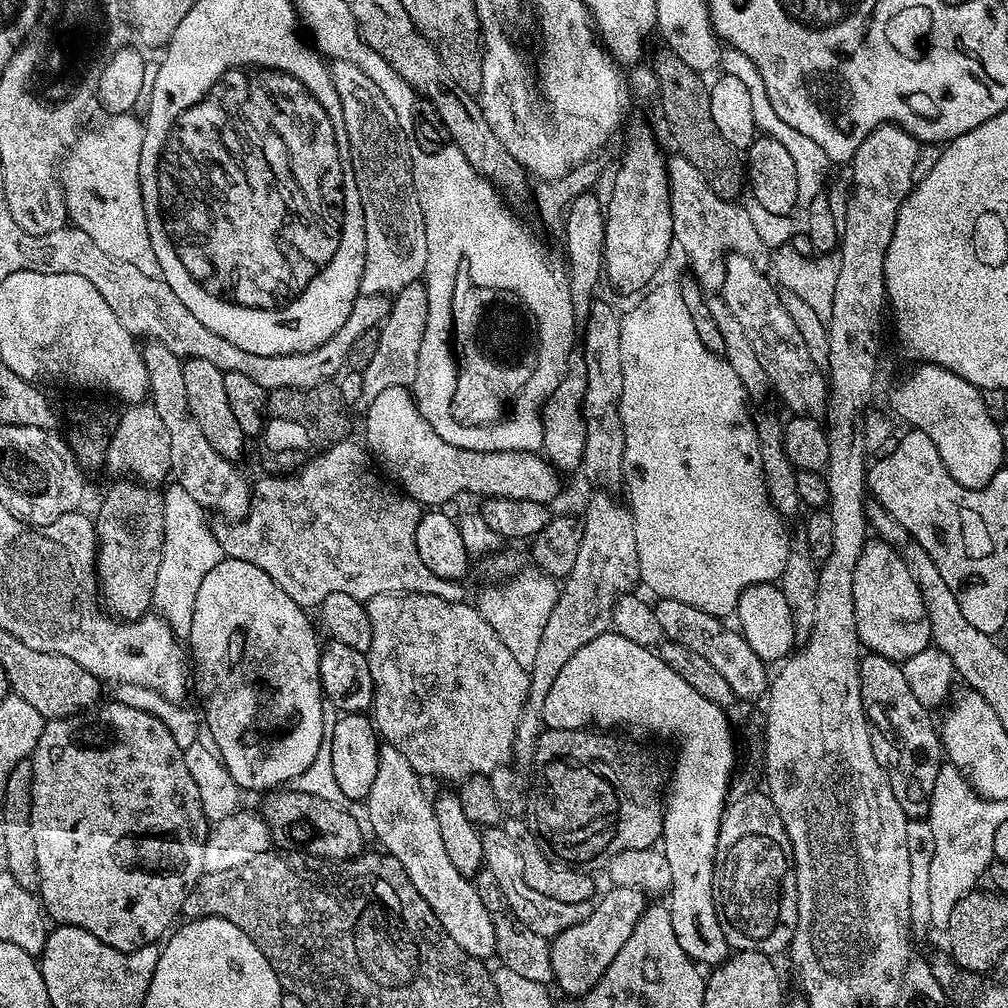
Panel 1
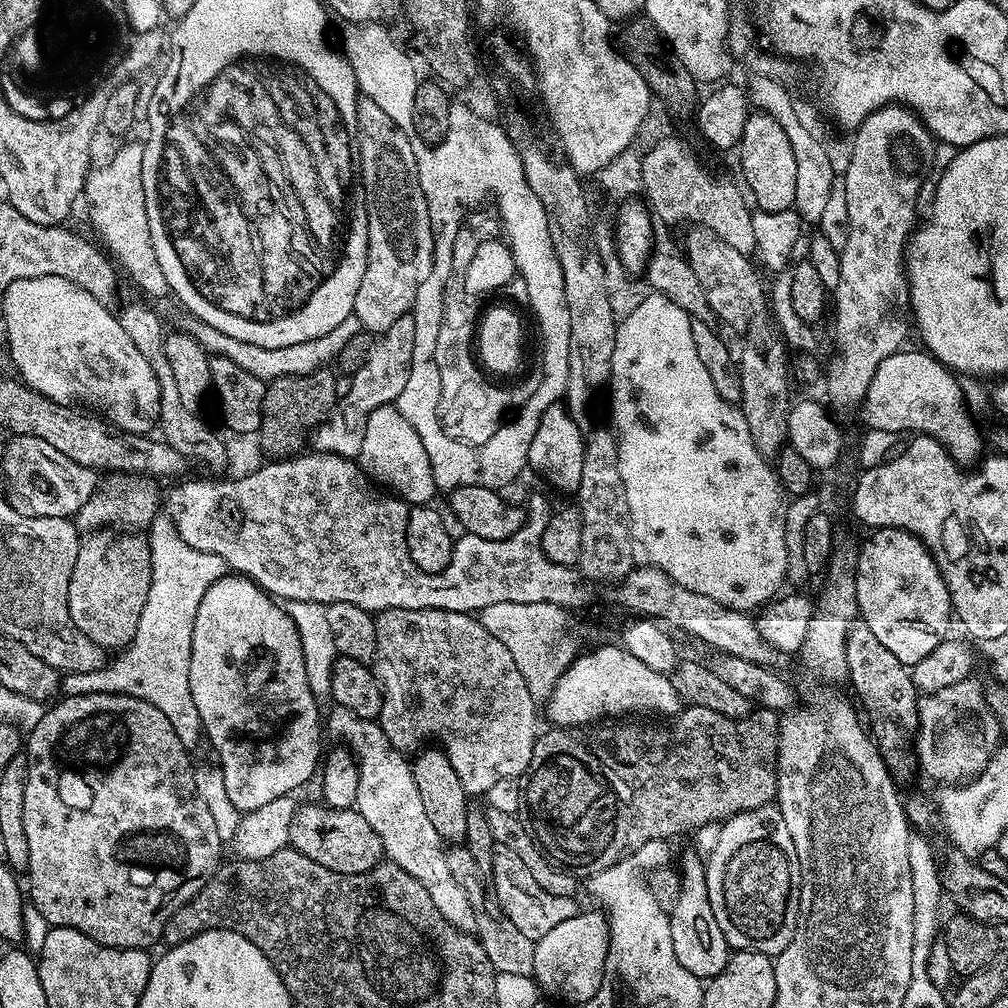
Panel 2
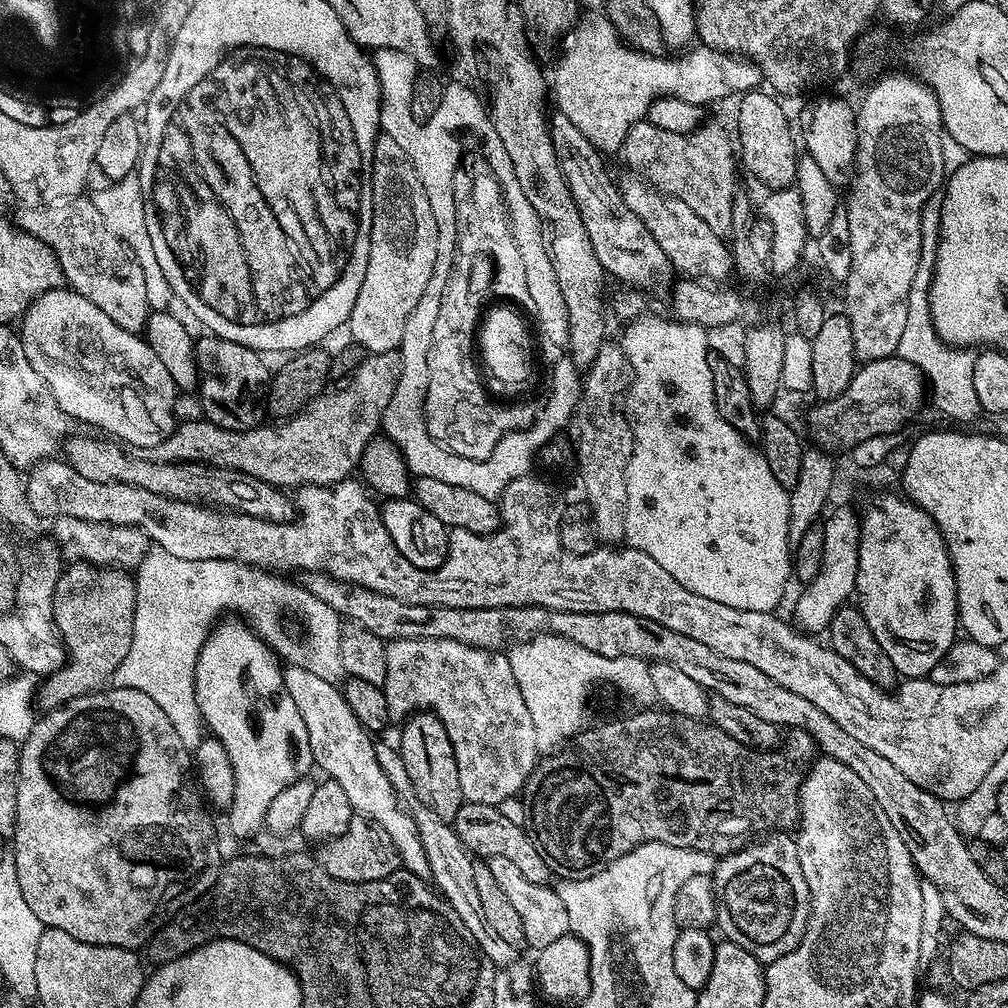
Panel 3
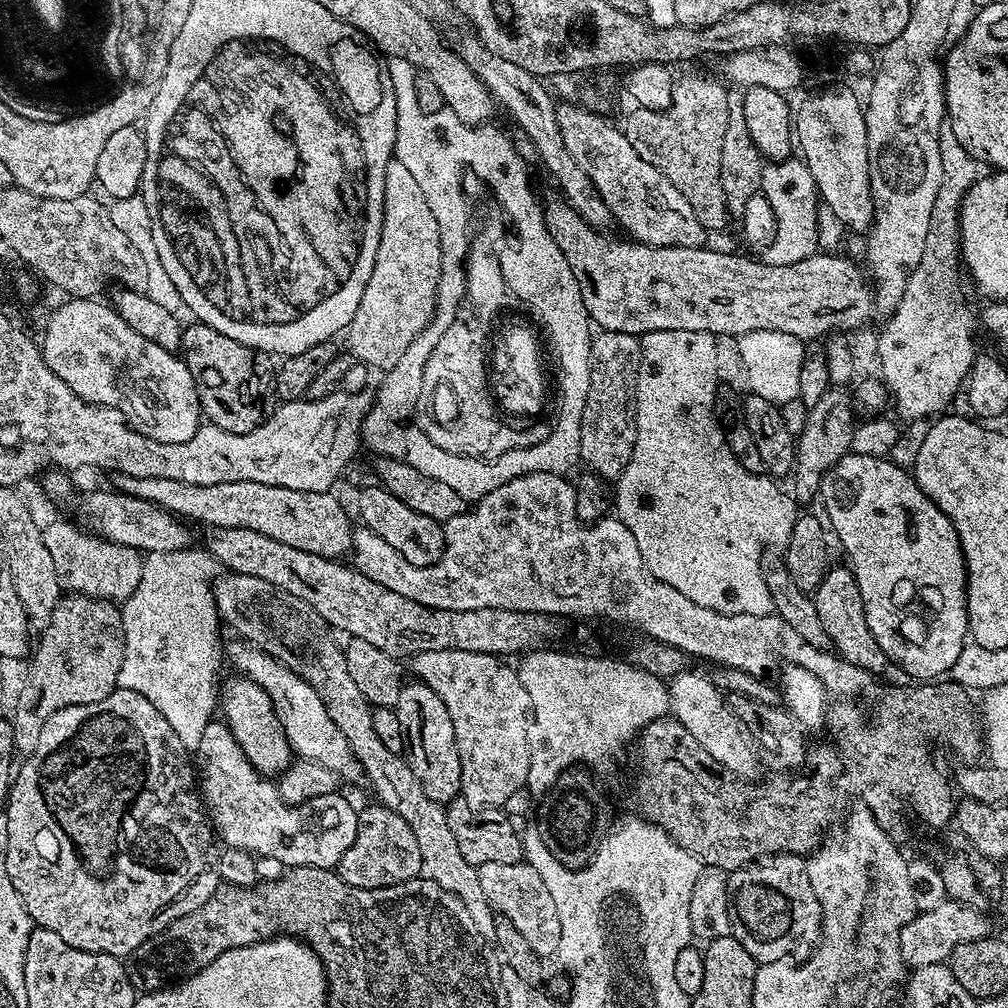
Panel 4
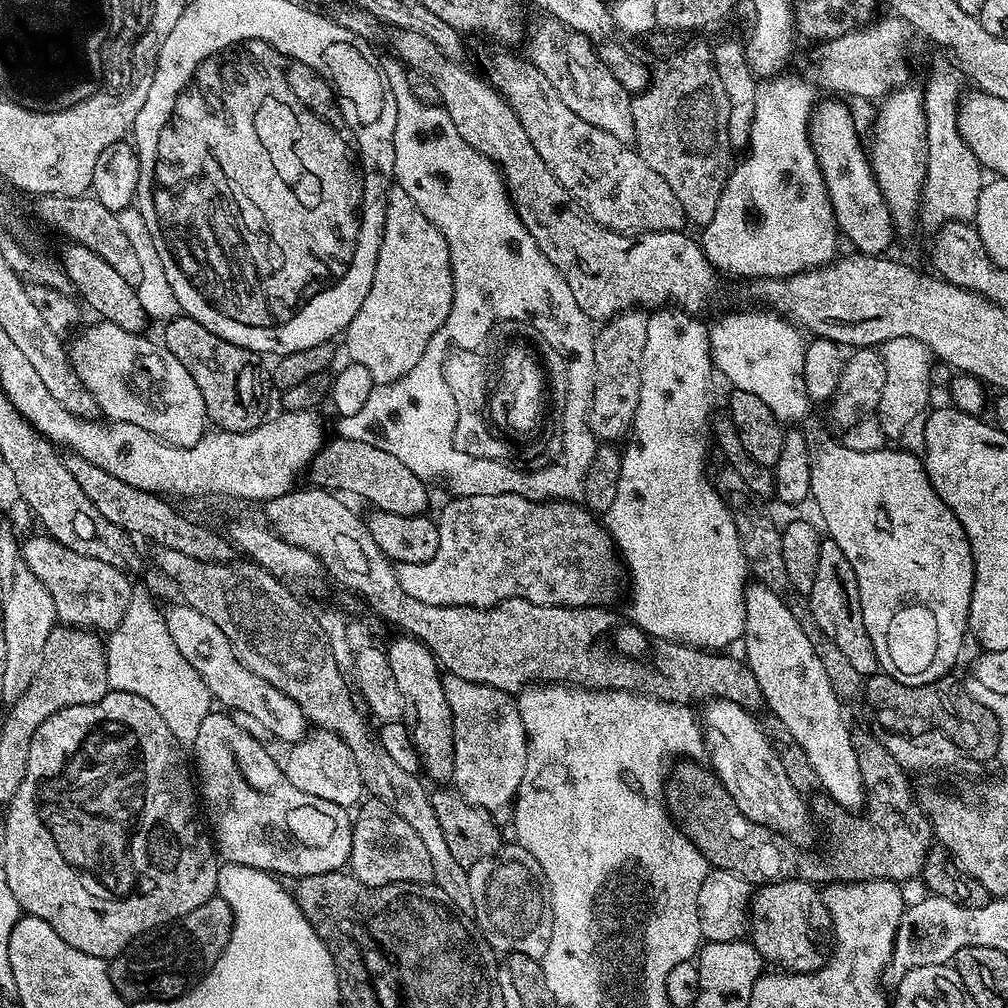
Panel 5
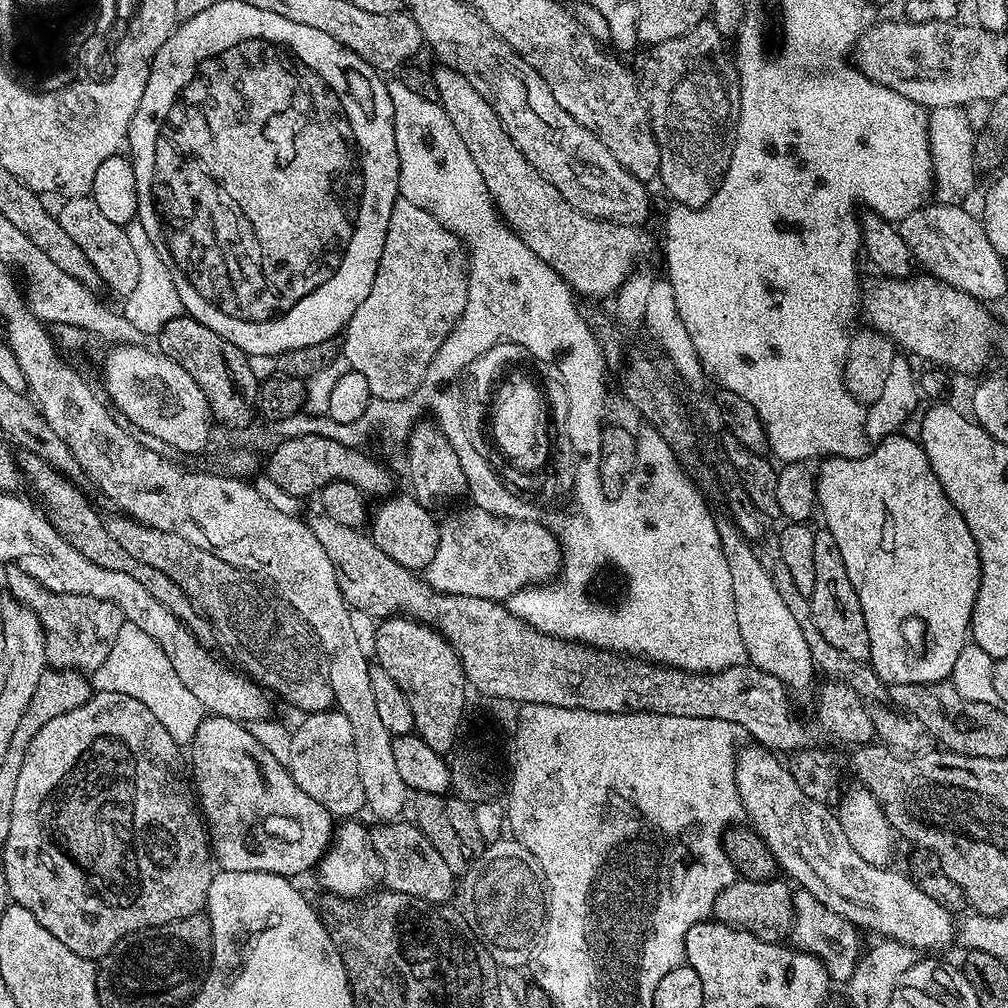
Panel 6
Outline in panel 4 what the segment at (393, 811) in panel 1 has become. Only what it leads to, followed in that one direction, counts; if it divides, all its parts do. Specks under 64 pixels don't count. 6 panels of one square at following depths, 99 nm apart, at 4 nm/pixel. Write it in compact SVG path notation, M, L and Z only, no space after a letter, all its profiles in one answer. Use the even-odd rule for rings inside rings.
M233 639L233 644L228 648L228 656L237 673L246 674L247 679L262 686L272 699L277 714L284 727L284 733L288 738L295 755L301 760L313 760L318 766L326 766L341 781L360 780L362 773L360 763L356 761L356 755L352 753L350 742L346 742L346 734L334 726L334 718L326 710L322 698L294 670L290 670L280 660L259 648L245 642L243 639Z

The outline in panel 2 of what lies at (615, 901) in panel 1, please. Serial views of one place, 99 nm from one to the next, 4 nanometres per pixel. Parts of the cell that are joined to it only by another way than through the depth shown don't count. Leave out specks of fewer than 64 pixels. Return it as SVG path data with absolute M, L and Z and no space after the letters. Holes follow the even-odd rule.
M577 911L574 918L558 922L554 930L542 934L542 938L535 941L532 972L535 983L545 993L553 992L558 999L568 1004L582 1006L590 1002L590 998L594 998L602 986L608 957L608 921L599 911L596 912Z

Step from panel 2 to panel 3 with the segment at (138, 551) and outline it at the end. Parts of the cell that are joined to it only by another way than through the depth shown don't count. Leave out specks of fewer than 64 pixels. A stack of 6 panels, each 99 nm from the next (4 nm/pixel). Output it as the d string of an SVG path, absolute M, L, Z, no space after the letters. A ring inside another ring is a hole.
M72 562L61 571L52 595L52 621L56 623L56 629L60 632L60 639L64 642L66 659L57 672L47 673L39 681L35 695L35 707L37 709L61 708L63 704L74 698L97 691L115 677L122 658L126 658L126 654L130 650L135 605L136 581L125 569Z

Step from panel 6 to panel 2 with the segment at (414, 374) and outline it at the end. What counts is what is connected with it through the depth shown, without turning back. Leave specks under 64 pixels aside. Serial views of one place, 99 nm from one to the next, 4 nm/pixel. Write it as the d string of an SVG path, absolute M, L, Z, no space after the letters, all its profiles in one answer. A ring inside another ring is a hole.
M361 98L356 104L356 144L358 145L358 168L360 164L360 180L364 183L364 198L362 198L363 207L368 210L368 257L366 258L366 274L362 274L362 286L358 286L358 295L354 298L353 313L360 320L360 327L365 332L373 334L383 334L390 330L390 326L394 326L394 322L398 322L398 318L409 315L412 305L416 302L416 295L422 286L422 282L426 282L426 278L430 278L430 270L432 264L437 260L436 252L436 236L432 232L432 223L430 222L430 210L426 202L426 194L422 194L422 182L420 181L420 171L418 170L418 162L416 161L417 149L412 149L413 137L409 135L403 128L399 128L397 124L391 120L382 110L382 106L376 105L373 100Z

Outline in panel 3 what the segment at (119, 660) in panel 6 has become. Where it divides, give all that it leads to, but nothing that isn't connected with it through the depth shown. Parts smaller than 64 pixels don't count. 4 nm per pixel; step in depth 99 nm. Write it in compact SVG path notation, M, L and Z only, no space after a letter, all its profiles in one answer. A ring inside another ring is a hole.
M152 546L134 570L136 581L136 605L132 619L132 641L126 658L118 666L114 677L117 688L142 690L150 694L158 706L170 718L174 730L189 745L195 746L202 739L202 721L196 691L194 674L198 654L209 632L221 619L223 608L237 608L248 612L249 621L260 616L258 631L265 640L275 642L284 632L282 620L296 616L304 620L304 632L296 636L293 644L278 648L281 661L302 666L318 678L336 684L345 679L342 666L342 617L333 608L326 606L322 598L314 598L303 583L291 584L291 579L271 571L255 568L237 560L191 560L174 558L166 550Z

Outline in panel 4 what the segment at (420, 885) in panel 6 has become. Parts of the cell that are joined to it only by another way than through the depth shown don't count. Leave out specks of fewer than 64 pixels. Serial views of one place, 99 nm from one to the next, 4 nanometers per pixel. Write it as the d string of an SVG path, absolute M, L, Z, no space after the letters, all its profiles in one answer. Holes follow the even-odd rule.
M372 802L365 812L359 813L359 818L358 834L350 850L342 854L338 865L343 880L359 888L385 888L417 879L421 875L422 854L418 850L418 841L414 839L414 830L406 826L403 818L398 818L394 810L379 802Z

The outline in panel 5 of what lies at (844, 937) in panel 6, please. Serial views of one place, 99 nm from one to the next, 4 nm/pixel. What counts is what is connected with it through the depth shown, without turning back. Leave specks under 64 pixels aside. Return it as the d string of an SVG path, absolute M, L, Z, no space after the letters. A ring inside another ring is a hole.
M779 880L776 884L766 884L755 889L750 903L750 942L769 965L779 966L792 974L817 972L828 961L831 931L832 919L817 885L804 880Z

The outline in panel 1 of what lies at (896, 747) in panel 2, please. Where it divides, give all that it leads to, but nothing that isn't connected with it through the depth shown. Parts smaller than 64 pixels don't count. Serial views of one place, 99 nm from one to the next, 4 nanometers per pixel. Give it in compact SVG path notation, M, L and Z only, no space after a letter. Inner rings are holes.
M872 654L867 657L860 670L860 693L864 714L872 730L874 758L878 758L882 770L886 770L898 806L902 806L909 817L923 817L942 767L942 745L937 725L932 725L933 713L914 698L903 667L884 656Z

